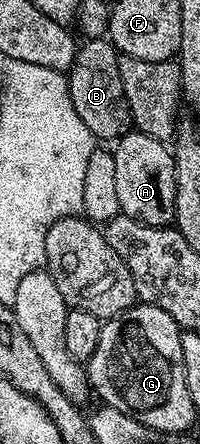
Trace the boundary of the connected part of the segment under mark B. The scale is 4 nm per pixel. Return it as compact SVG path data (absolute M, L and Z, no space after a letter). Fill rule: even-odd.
M107 38L84 39L76 48L72 66L66 72L70 101L74 101L74 110L82 117L82 125L90 129L93 140L109 139L115 141L121 135L128 134L132 127L132 114L122 89L120 76L121 56L114 44Z

